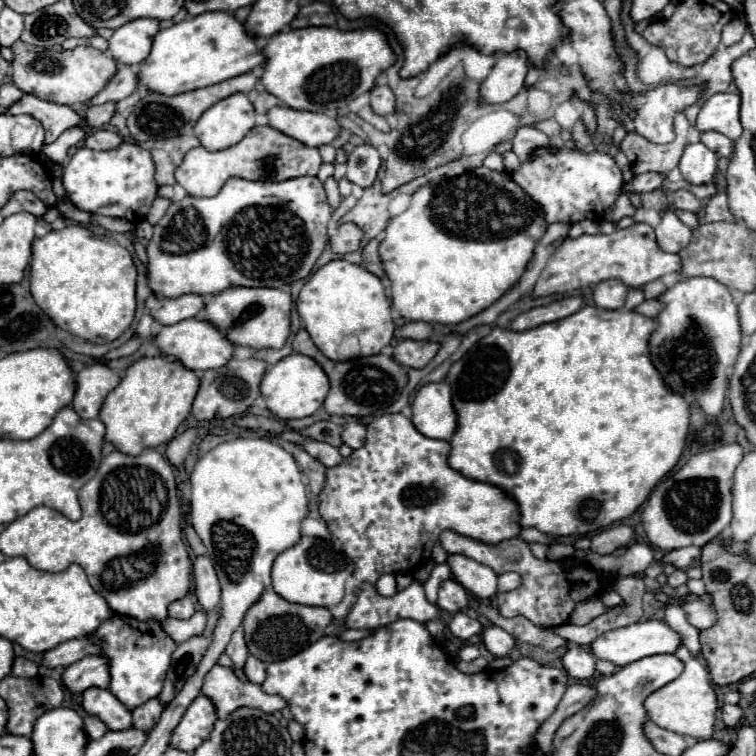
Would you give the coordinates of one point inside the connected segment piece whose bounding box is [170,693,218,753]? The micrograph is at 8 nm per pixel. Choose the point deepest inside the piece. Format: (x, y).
(198, 721)

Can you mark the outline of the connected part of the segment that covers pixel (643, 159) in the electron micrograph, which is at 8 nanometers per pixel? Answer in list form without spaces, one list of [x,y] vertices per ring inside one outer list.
[[[680,111],[674,117],[674,133],[676,133],[676,139],[672,143],[666,143],[666,145],[650,143],[648,139],[642,139],[642,135],[634,135],[634,131],[630,131],[624,137],[624,141],[620,143],[620,149],[630,159],[632,173],[634,175],[648,173],[648,171],[668,173],[670,169],[674,169],[678,165],[680,157],[682,157],[684,147],[686,147],[688,129],[690,129],[688,119]]]

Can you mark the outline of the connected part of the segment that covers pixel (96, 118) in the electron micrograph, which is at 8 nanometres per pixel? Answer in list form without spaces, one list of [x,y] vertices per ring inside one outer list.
[[[102,103],[102,105],[92,105],[86,113],[86,123],[90,127],[102,127],[106,123],[110,123],[112,115],[116,113],[116,103]]]

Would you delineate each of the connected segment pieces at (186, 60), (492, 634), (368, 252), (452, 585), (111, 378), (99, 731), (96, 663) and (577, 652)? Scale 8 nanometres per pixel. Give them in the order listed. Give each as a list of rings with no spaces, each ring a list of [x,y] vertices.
[[[206,11],[188,17],[168,29],[160,29],[154,37],[152,51],[140,69],[140,83],[154,93],[180,95],[186,91],[210,87],[214,83],[244,75],[254,67],[262,67],[266,55],[258,49],[256,39],[246,35],[244,23],[228,11]]]
[[[488,625],[482,631],[482,641],[484,641],[486,649],[494,657],[506,657],[514,649],[514,645],[516,645],[516,639],[510,633],[506,633],[504,629],[496,627],[496,625]]]
[[[372,239],[364,251],[362,251],[362,257],[364,257],[364,267],[368,271],[372,271],[374,275],[378,275],[382,281],[386,281],[386,271],[382,267],[382,261],[380,261],[380,255],[378,255],[378,247],[380,247],[380,241],[378,239]]]
[[[448,579],[440,585],[440,591],[438,591],[438,607],[444,609],[444,611],[450,611],[450,613],[458,613],[458,611],[464,611],[468,609],[470,605],[470,595],[468,591],[454,579]]]
[[[94,363],[84,371],[76,373],[76,395],[72,409],[80,419],[96,419],[106,395],[118,385],[120,375],[104,363]]]
[[[86,715],[84,723],[86,723],[86,733],[90,739],[100,739],[108,731],[108,727],[100,719],[94,719],[94,715]]]
[[[88,655],[66,667],[62,681],[74,693],[82,693],[88,687],[106,689],[110,685],[110,663],[104,655]]]
[[[572,647],[564,653],[562,665],[574,679],[590,679],[596,671],[596,657],[584,647]]]

